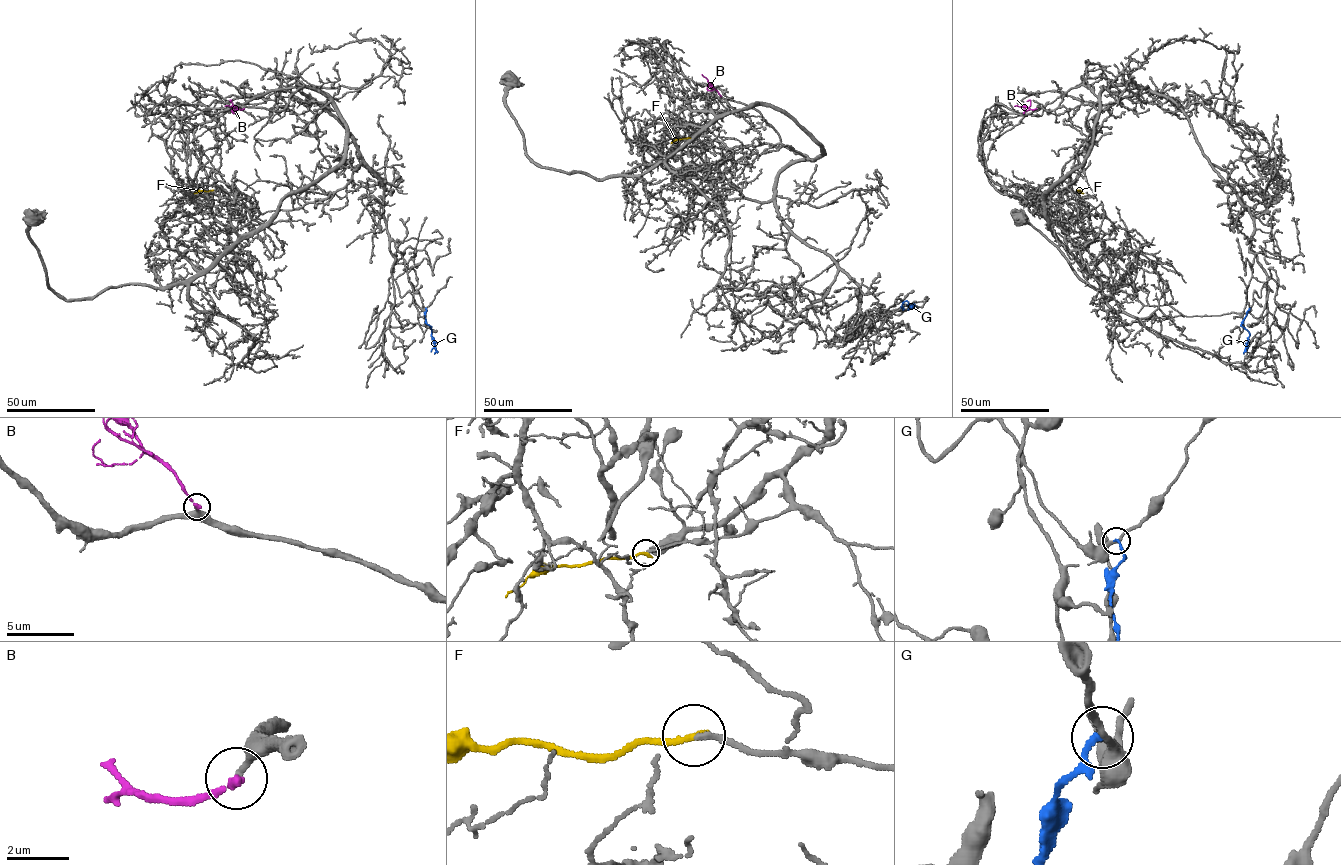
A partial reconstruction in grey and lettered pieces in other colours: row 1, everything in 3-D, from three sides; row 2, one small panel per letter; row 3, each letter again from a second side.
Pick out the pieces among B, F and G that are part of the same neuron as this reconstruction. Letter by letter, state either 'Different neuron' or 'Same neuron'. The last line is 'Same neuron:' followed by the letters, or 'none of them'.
B: Different neuron
F: Different neuron
G: Different neuron
Same neuron: none of them

